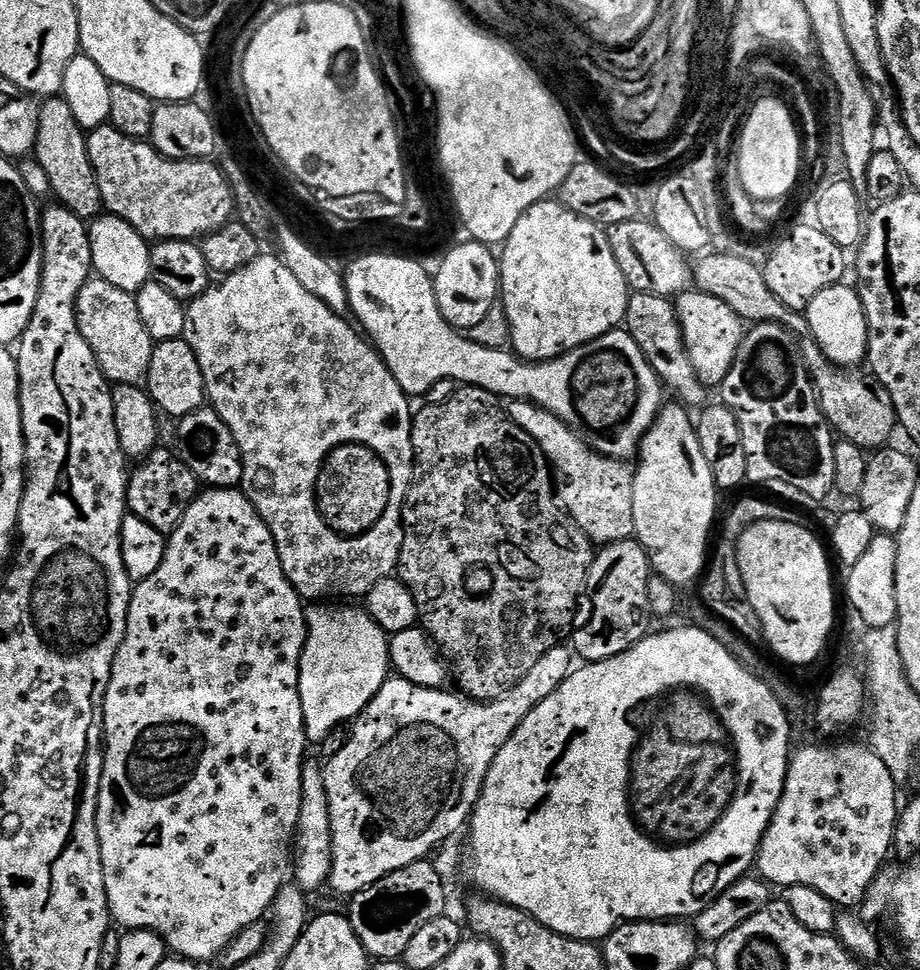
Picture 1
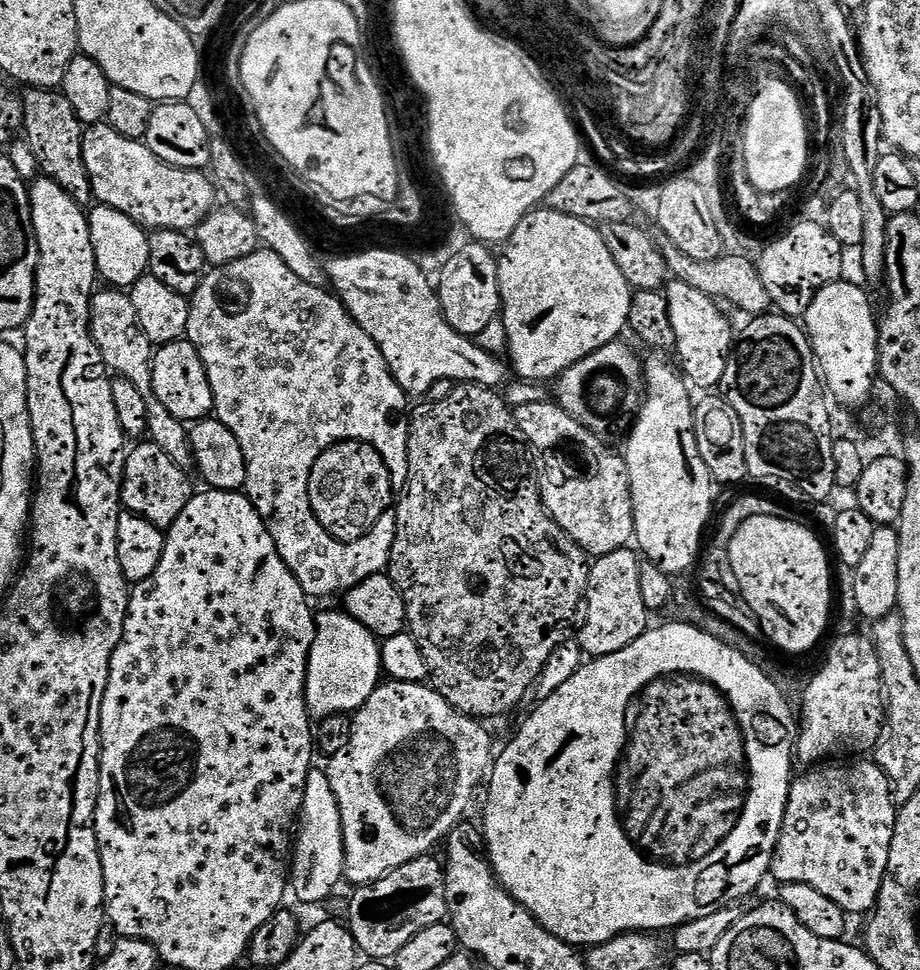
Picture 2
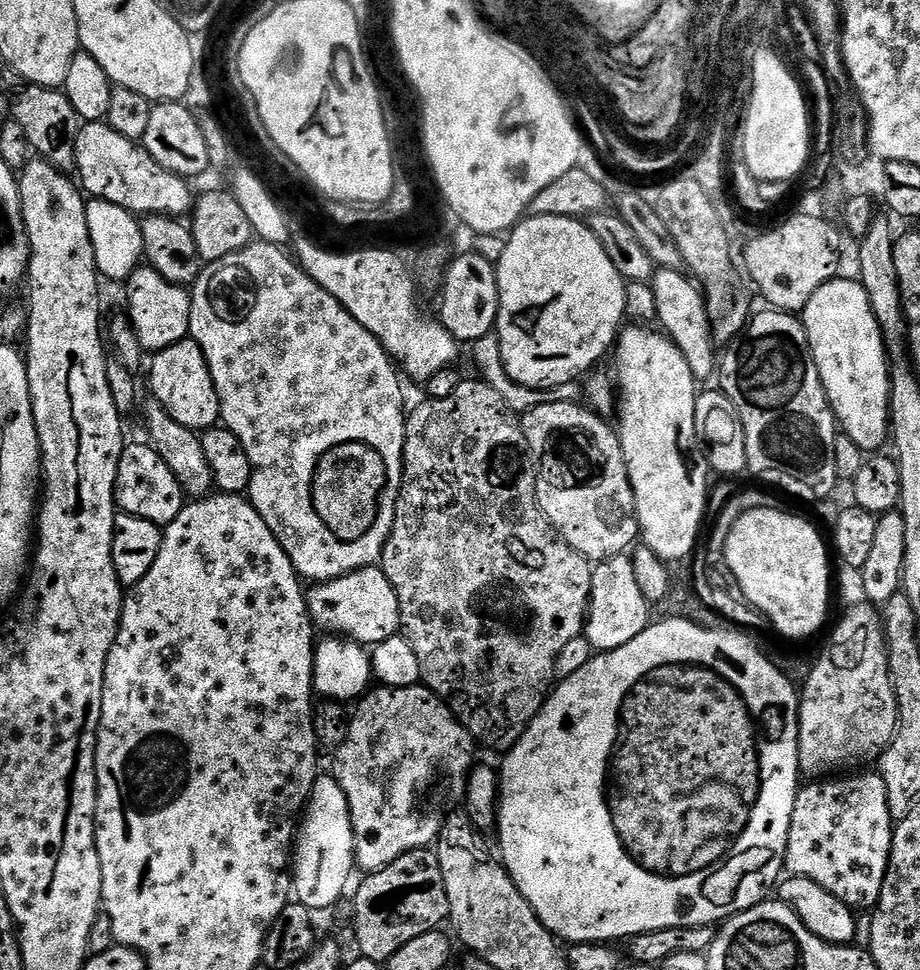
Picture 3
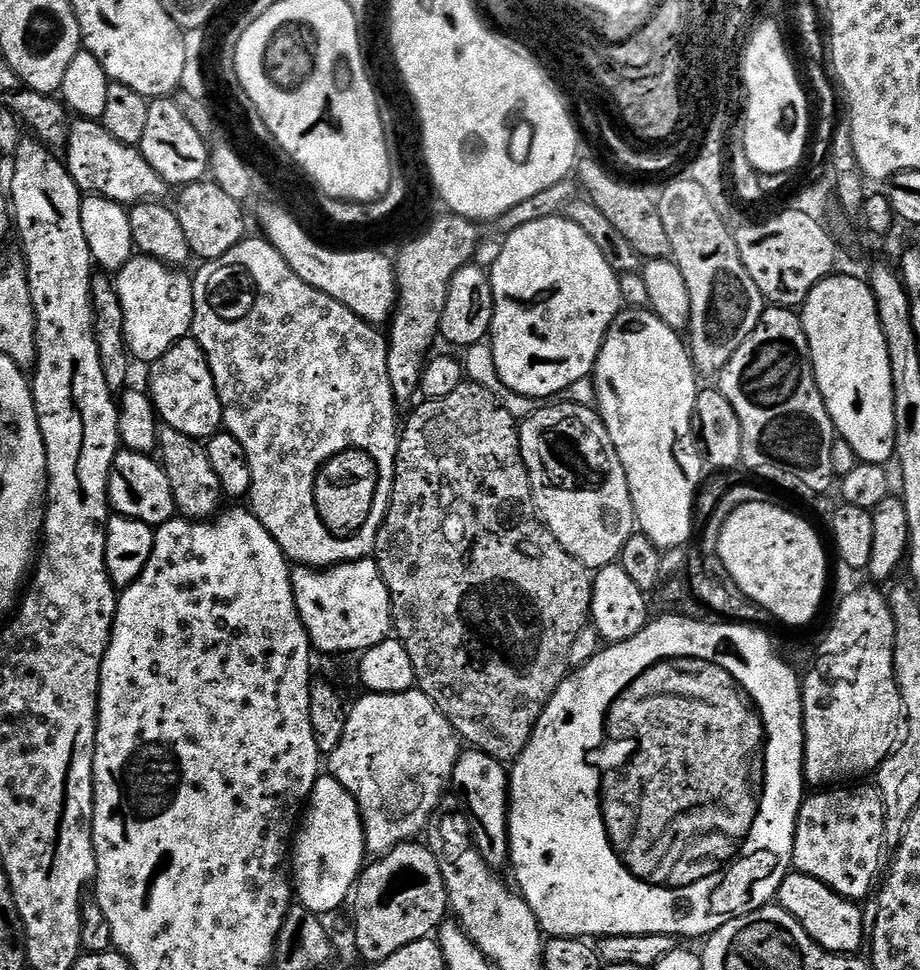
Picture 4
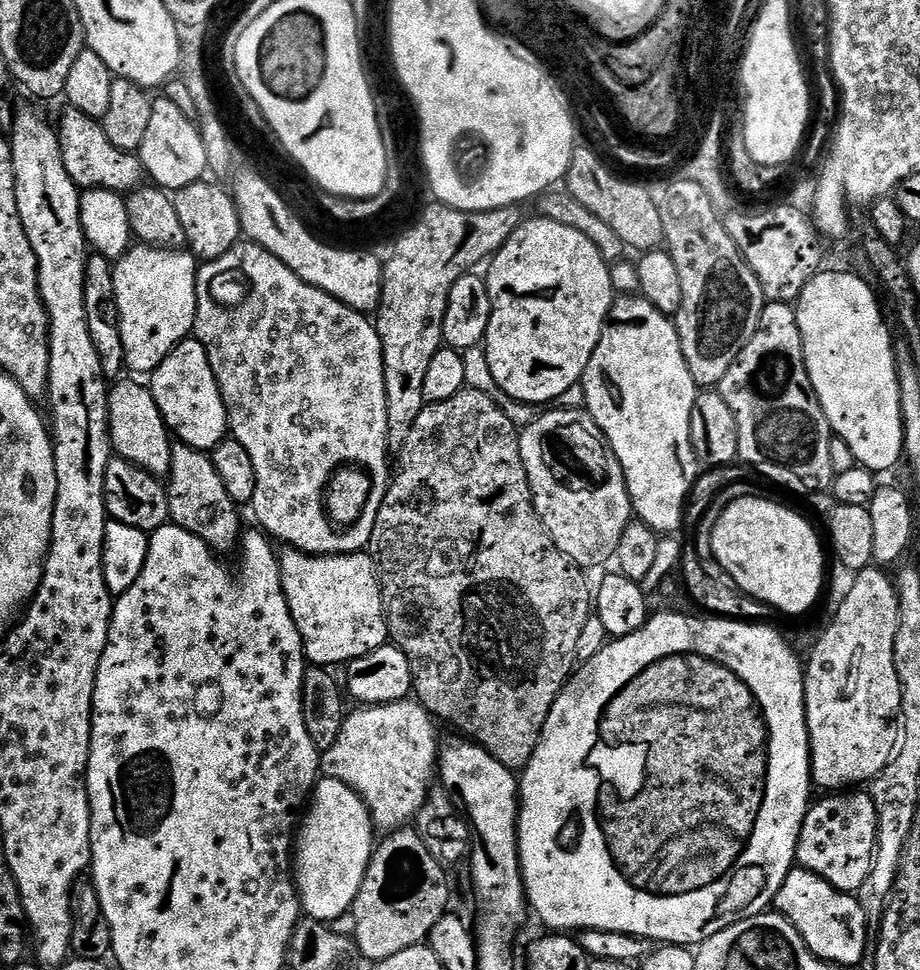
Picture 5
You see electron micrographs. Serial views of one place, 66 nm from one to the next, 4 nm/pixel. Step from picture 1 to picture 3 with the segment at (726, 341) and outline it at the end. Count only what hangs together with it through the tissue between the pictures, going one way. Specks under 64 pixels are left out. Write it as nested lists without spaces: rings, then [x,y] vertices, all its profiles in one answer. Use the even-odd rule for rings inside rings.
[[[656,268],[650,283],[654,290],[654,303],[658,306],[656,318],[664,335],[676,343],[678,350],[682,350],[698,382],[704,382],[711,376],[713,379],[718,368],[718,348],[712,339],[712,328],[708,324],[701,289],[683,271],[675,272],[665,268]]]

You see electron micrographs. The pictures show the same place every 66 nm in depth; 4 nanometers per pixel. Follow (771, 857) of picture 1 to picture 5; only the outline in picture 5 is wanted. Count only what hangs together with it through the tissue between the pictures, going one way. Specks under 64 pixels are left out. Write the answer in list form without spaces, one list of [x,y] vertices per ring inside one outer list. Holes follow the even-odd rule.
[[[848,790],[843,794],[828,794],[824,797],[826,797],[825,800],[818,801],[817,799],[809,807],[806,818],[802,822],[802,830],[796,847],[796,864],[818,874],[840,892],[859,893],[862,882],[866,882],[870,874],[872,863],[876,861],[876,839],[878,838],[876,803],[871,791],[868,790]]]

